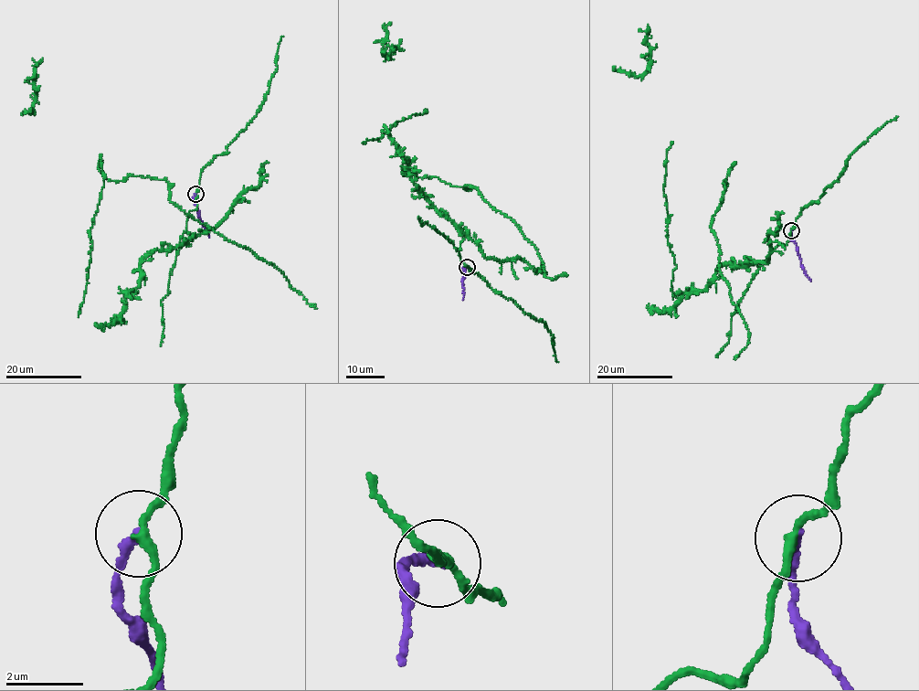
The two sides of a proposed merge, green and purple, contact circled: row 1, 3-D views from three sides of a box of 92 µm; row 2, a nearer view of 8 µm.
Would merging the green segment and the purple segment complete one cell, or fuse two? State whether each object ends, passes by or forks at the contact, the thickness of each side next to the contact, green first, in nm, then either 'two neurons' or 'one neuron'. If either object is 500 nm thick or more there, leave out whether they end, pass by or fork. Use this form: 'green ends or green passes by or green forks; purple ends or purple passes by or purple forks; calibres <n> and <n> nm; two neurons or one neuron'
green passes by; purple ends; calibres 200 and 220 nm; two neurons

